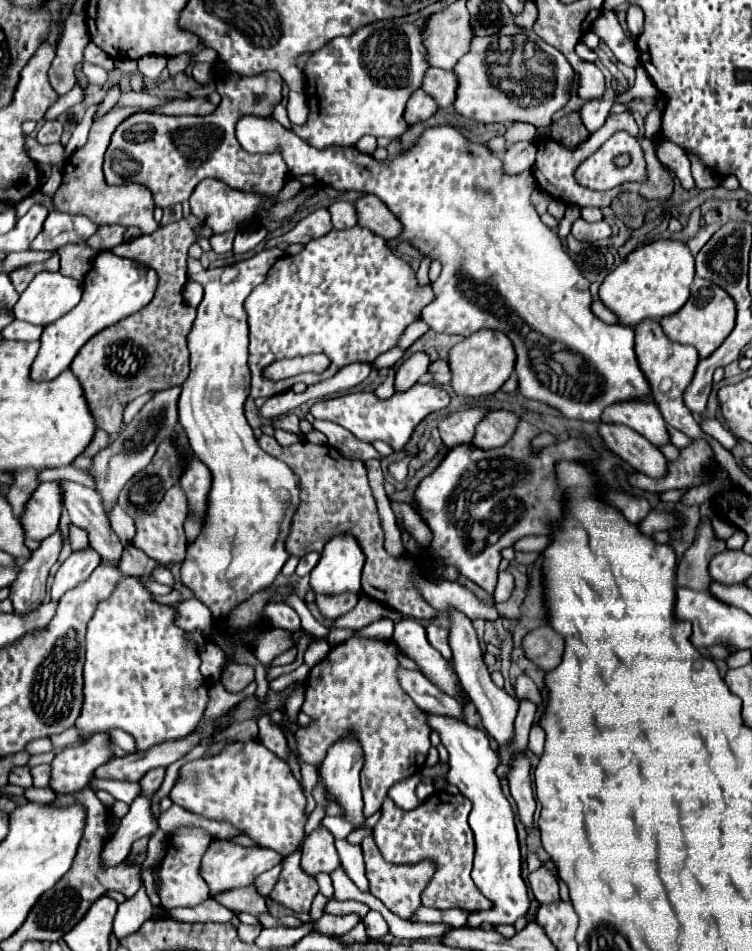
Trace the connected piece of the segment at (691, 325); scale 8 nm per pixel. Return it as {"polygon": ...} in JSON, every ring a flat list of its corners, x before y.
{"polygon":[[695,278,687,304,677,314,663,318,661,326,663,326,663,332,669,336,669,340,679,342,679,344,691,344,697,348,699,358,707,358,723,344,723,340,733,330,733,326,735,326,735,302,725,290,717,288,717,284,703,280,703,278]]}

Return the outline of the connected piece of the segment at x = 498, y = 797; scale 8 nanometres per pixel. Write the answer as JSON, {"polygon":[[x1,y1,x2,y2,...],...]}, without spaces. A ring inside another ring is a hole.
{"polygon":[[427,714,427,724,441,736,443,746,449,752,449,776,447,782,455,784,461,794,465,794,473,810,469,814,469,826,475,834,475,864,473,864,473,882,475,886,493,902,489,912,473,912,467,918,467,926,477,928,483,922,489,924,515,924,519,916,529,910,527,886,521,876,522,855,515,832,515,816,513,810,503,796,501,782,495,774,499,764,497,752,491,750,487,734,479,728,469,726,463,720,441,714]]}

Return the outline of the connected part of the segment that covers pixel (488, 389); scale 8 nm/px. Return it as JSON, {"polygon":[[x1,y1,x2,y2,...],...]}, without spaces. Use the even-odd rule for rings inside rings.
{"polygon":[[479,330,449,350,451,388,457,396,487,396,497,392,511,376,515,366,515,350,511,340,499,330]]}

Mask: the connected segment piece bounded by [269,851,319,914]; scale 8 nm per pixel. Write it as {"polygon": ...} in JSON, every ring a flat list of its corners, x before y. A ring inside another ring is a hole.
{"polygon":[[296,851,285,856,281,866,283,870,275,888,269,892,269,898,293,910,295,914,307,914,319,888,315,878,305,874,305,870,301,868,301,852]]}

